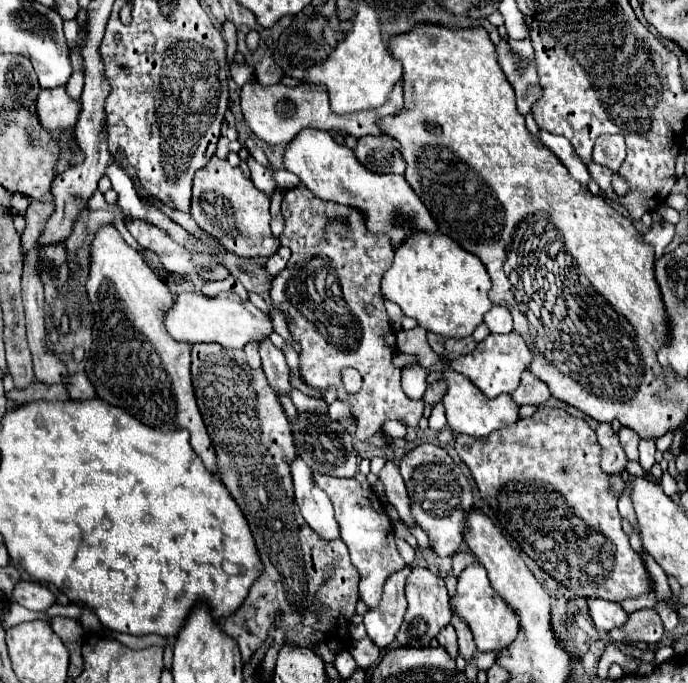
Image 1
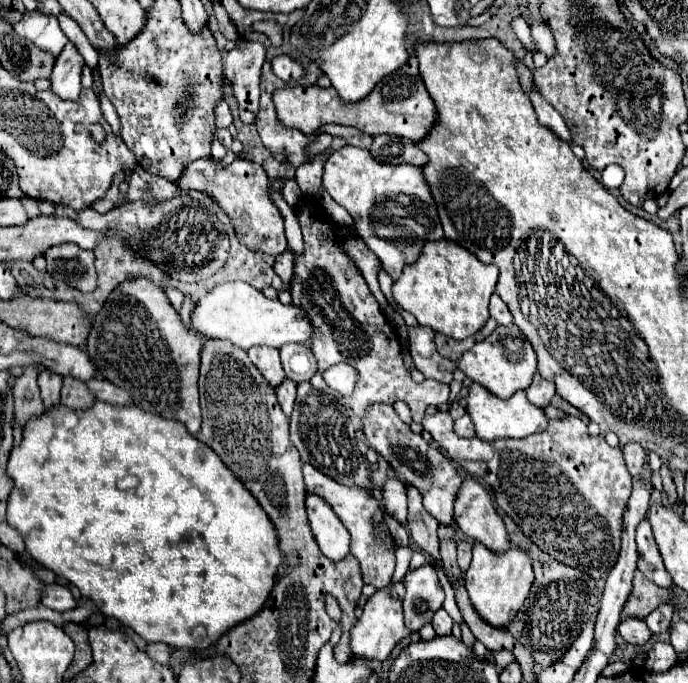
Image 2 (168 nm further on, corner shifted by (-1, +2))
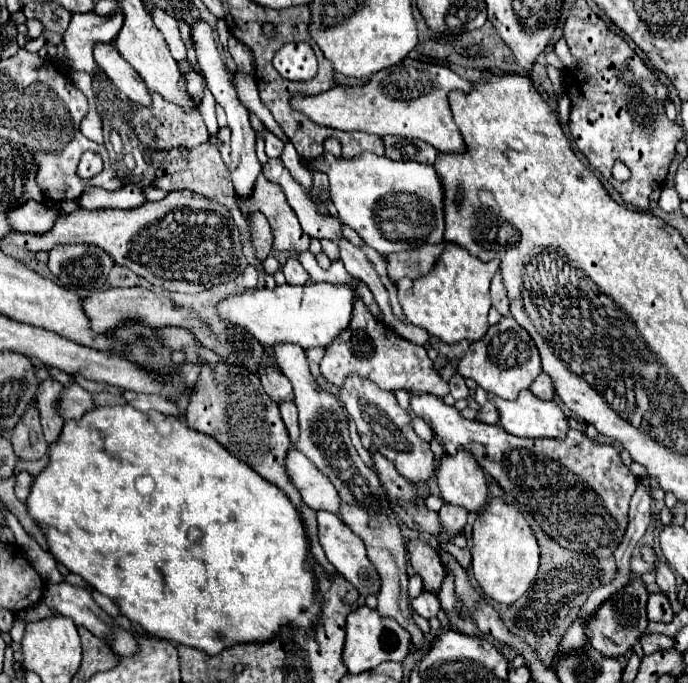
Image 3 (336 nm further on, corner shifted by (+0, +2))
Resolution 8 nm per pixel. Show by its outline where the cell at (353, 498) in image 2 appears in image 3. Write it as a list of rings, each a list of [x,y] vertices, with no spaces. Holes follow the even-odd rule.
[[[291,447],[287,453],[285,467],[307,507],[339,515],[337,489],[331,485],[331,481],[327,481],[327,477],[323,477],[323,473],[319,473],[319,469],[315,469],[315,465],[303,453]]]

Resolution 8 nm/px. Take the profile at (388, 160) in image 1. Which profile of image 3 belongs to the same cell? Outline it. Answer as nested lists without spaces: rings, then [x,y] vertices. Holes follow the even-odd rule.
[[[387,135],[383,137],[383,145],[385,145],[385,155],[393,161],[417,161],[417,163],[433,165],[437,157],[437,149],[423,141],[413,141],[413,139],[409,141],[403,137]]]

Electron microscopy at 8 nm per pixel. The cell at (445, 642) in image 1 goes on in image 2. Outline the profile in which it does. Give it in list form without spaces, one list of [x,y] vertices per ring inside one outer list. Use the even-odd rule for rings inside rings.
[[[438,609],[434,615],[432,615],[432,627],[436,631],[436,635],[450,635],[452,633],[452,617],[444,611],[444,609]]]

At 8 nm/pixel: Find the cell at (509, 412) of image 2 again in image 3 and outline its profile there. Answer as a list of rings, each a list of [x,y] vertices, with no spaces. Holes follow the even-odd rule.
[[[531,391],[519,393],[517,399],[507,401],[487,393],[487,399],[499,413],[499,427],[517,437],[553,437],[563,439],[569,431],[567,419],[555,401],[537,399]]]

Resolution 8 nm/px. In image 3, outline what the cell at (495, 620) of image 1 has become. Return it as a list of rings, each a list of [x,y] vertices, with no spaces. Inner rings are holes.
[[[491,499],[479,513],[473,525],[471,553],[473,577],[477,579],[483,593],[501,605],[513,605],[529,589],[537,575],[539,547],[533,531],[527,525],[525,515],[517,507],[507,505],[501,499]]]

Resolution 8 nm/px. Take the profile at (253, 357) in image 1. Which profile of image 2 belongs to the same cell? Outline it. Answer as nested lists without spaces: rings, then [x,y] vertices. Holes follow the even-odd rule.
[[[272,347],[248,349],[248,357],[260,369],[264,379],[272,387],[278,387],[286,379],[286,373],[284,373],[282,363],[280,363],[280,351],[278,349],[272,349]]]

